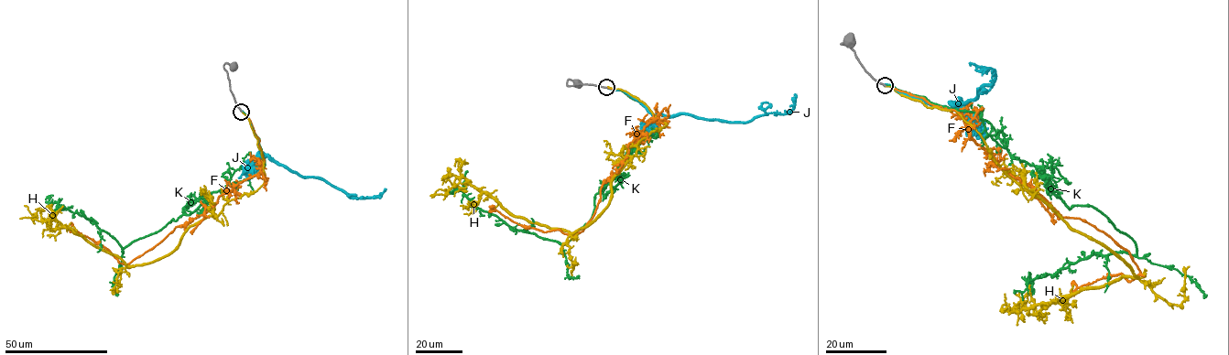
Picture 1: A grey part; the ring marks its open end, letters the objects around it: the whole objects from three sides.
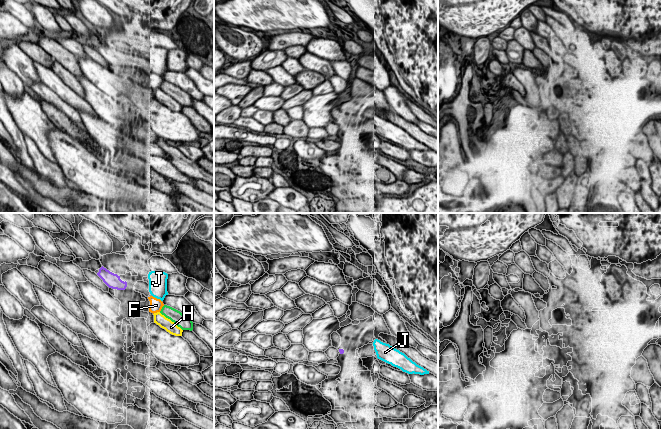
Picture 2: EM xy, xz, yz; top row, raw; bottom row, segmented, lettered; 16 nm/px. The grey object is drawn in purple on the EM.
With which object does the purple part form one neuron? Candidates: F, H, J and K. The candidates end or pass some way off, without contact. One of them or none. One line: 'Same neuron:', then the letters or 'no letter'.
Same neuron: F

